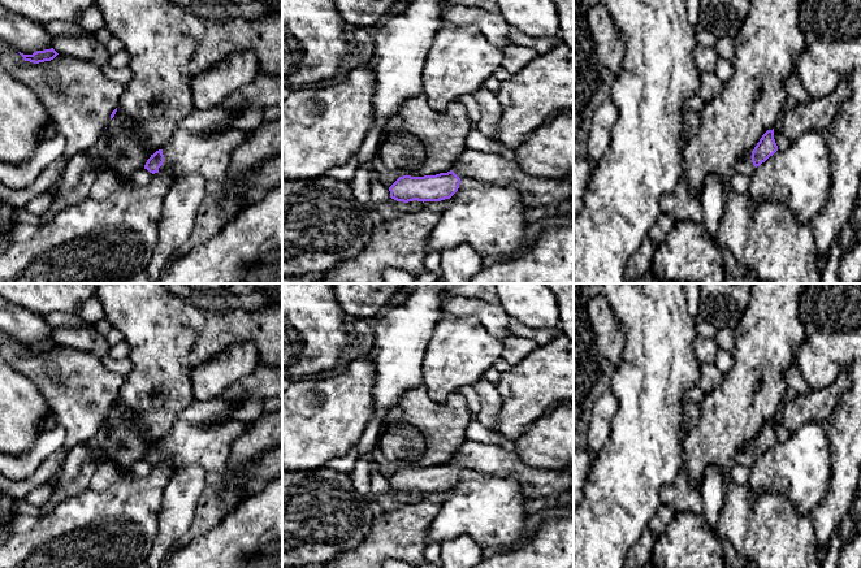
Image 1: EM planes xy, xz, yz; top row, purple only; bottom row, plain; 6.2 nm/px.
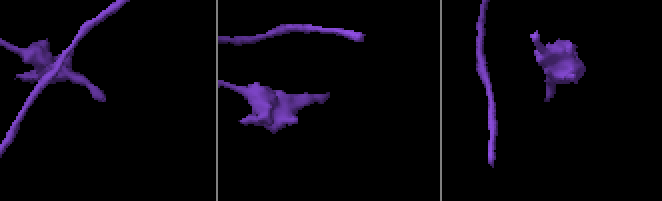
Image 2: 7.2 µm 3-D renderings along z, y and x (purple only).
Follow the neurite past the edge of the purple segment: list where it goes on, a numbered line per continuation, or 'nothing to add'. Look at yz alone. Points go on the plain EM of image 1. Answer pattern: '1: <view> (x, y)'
1: yz (745, 458)

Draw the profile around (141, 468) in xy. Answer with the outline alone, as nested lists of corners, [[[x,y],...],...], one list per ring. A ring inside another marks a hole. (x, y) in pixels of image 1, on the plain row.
[[[144,459],[135,461],[129,469],[130,473],[138,477],[150,476],[152,471],[153,471],[153,465]]]

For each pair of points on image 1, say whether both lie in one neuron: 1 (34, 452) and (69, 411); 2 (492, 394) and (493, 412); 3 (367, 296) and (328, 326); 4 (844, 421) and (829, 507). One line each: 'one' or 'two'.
1: two
2: one
3: two
4: one

